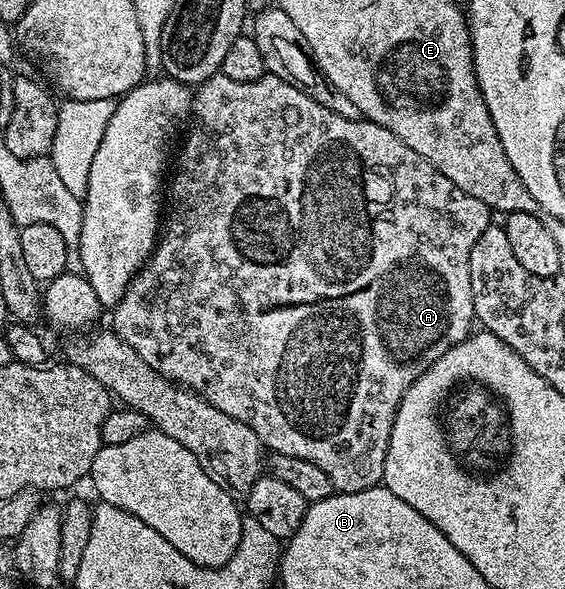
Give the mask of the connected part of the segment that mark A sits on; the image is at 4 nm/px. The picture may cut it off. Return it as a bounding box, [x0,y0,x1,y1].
[113,74,492,493]

